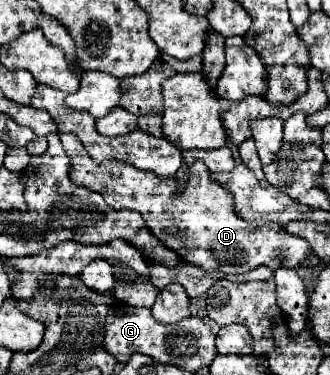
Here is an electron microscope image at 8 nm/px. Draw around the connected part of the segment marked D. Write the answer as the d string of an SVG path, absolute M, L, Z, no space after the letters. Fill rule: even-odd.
M61 133L61 143L63 143L63 149L71 161L71 181L73 183L79 183L79 185L85 185L87 189L91 191L97 191L103 195L105 203L115 209L115 211L121 211L121 209L129 209L129 211L139 211L145 219L145 223L151 227L149 231L169 249L173 251L185 251L185 259L183 261L189 261L197 267L203 267L205 271L213 271L217 267L223 267L223 265L233 265L233 275L241 275L241 273L249 273L251 269L255 267L269 267L269 269L279 269L279 267L289 267L289 269L299 269L303 265L303 261L313 255L311 251L311 245L295 235L287 235L287 231L283 231L279 225L271 223L271 225L261 225L257 227L255 223L249 223L249 221L243 221L235 215L233 211L233 199L231 195L217 183L211 183L209 179L209 169L205 163L197 161L193 167L191 167L191 179L185 187L183 193L177 193L175 195L175 179L159 179L155 177L153 173L149 171L139 171L123 161L107 161L107 163L95 163L93 159L89 159L87 151L81 147L79 139L71 133Z

